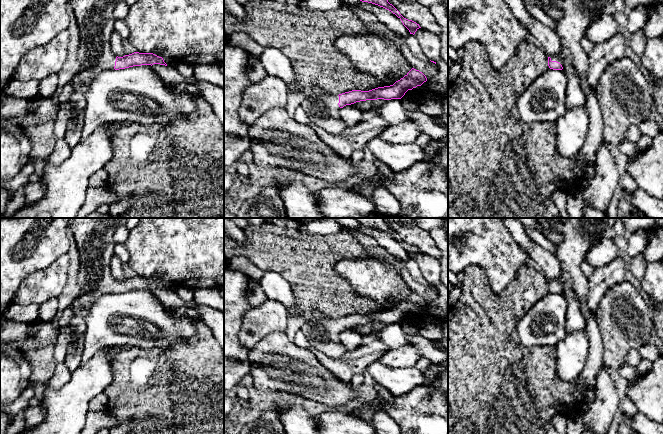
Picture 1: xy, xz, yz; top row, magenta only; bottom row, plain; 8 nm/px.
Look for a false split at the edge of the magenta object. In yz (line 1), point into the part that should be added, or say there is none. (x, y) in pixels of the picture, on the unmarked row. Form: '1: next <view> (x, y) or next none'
1: next yz (579, 235)

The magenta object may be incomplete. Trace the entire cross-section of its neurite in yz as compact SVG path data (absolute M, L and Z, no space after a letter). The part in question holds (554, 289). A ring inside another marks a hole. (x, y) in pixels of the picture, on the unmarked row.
M536 218L543 227L549 227L551 230L562 236L562 242L555 244L555 257L560 263L561 276L559 279L548 281L548 290L553 294L563 294L566 288L572 290L581 303L581 310L584 313L586 323L590 320L592 311L587 306L588 278L581 270L581 264L585 261L587 253L603 237L608 225L609 218Z

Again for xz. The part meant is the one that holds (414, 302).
M412 292L393 309L369 315L352 314L339 319L308 318L300 330L312 348L330 358L341 358L347 352L339 338L344 330L366 324L401 323L408 314L421 310L426 305L427 302L422 296Z

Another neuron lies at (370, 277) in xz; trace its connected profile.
M373 254L363 259L342 259L334 269L356 294L378 304L393 300L396 306L412 293L393 267Z

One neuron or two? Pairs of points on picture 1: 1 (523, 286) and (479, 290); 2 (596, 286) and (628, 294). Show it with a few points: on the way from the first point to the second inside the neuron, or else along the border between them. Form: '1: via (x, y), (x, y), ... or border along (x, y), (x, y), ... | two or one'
1: via (512, 297), (510, 299), (490, 299) | one
2: border along (624, 279), (614, 284), (605, 293), (595, 309) | two

